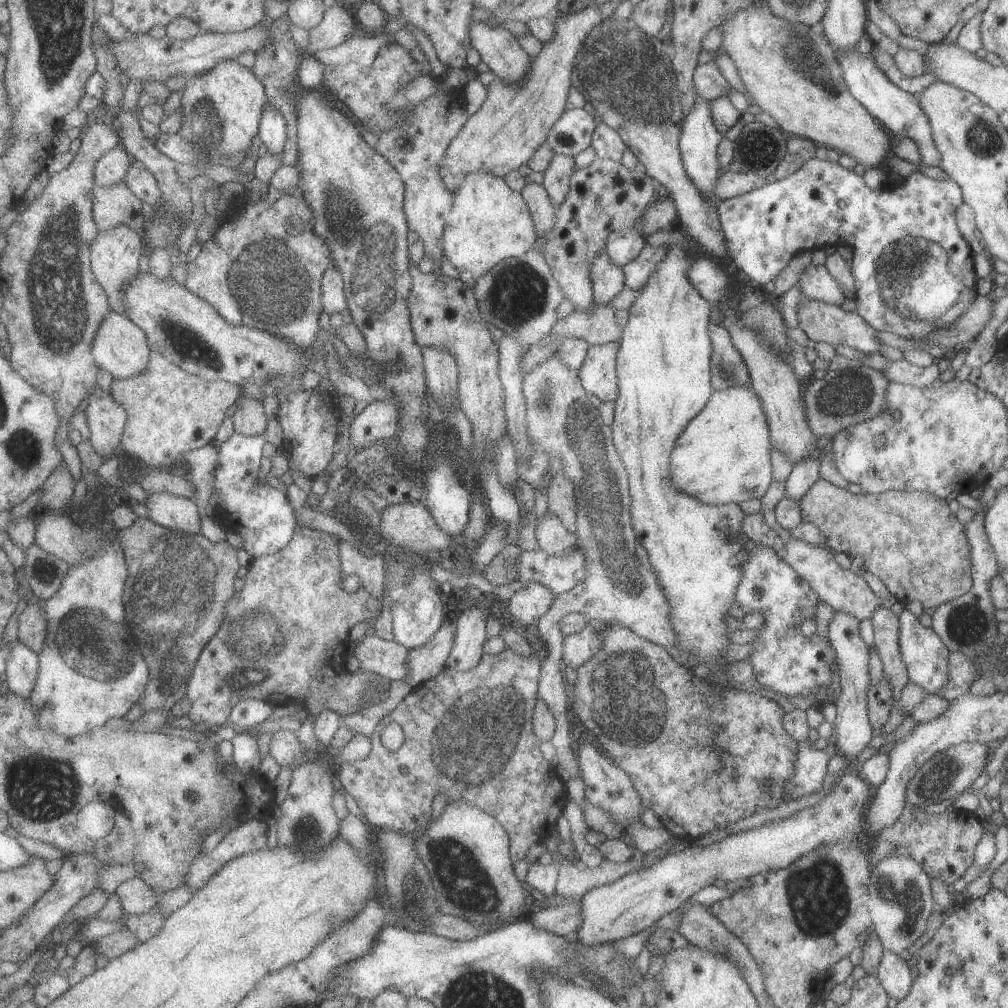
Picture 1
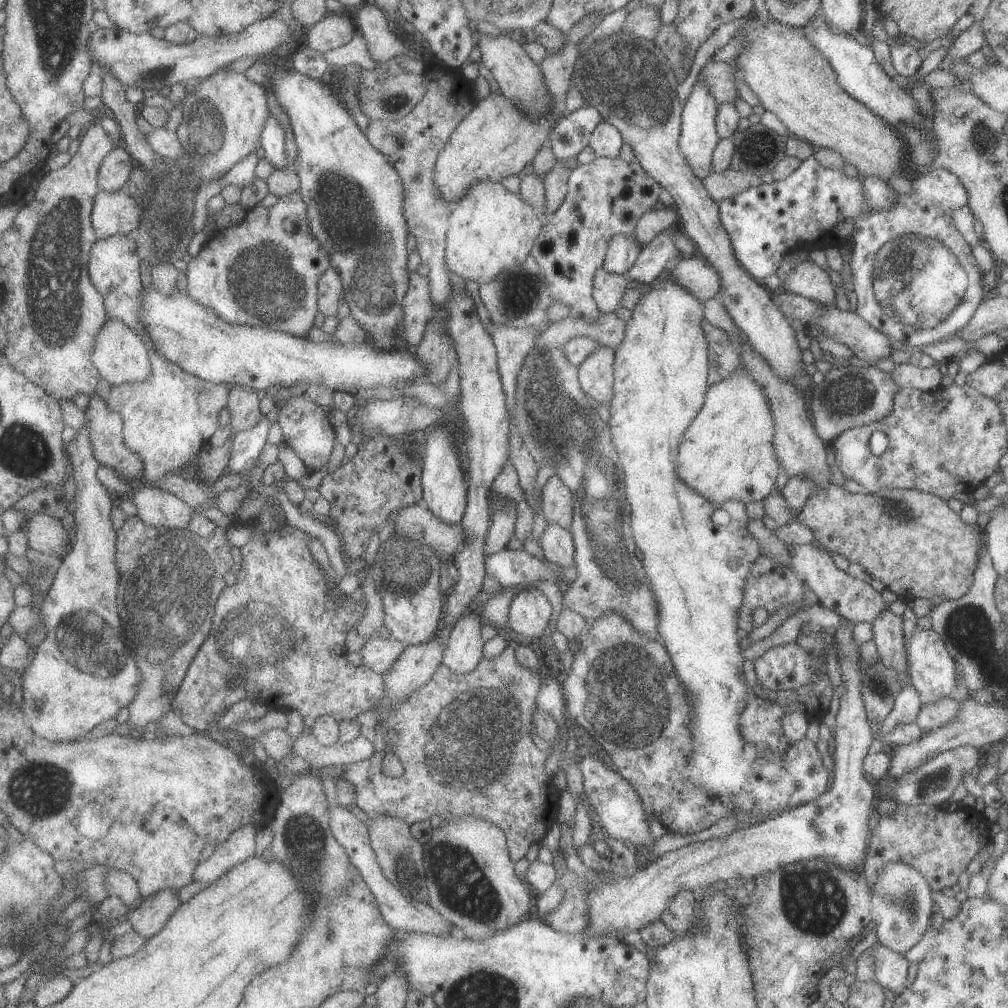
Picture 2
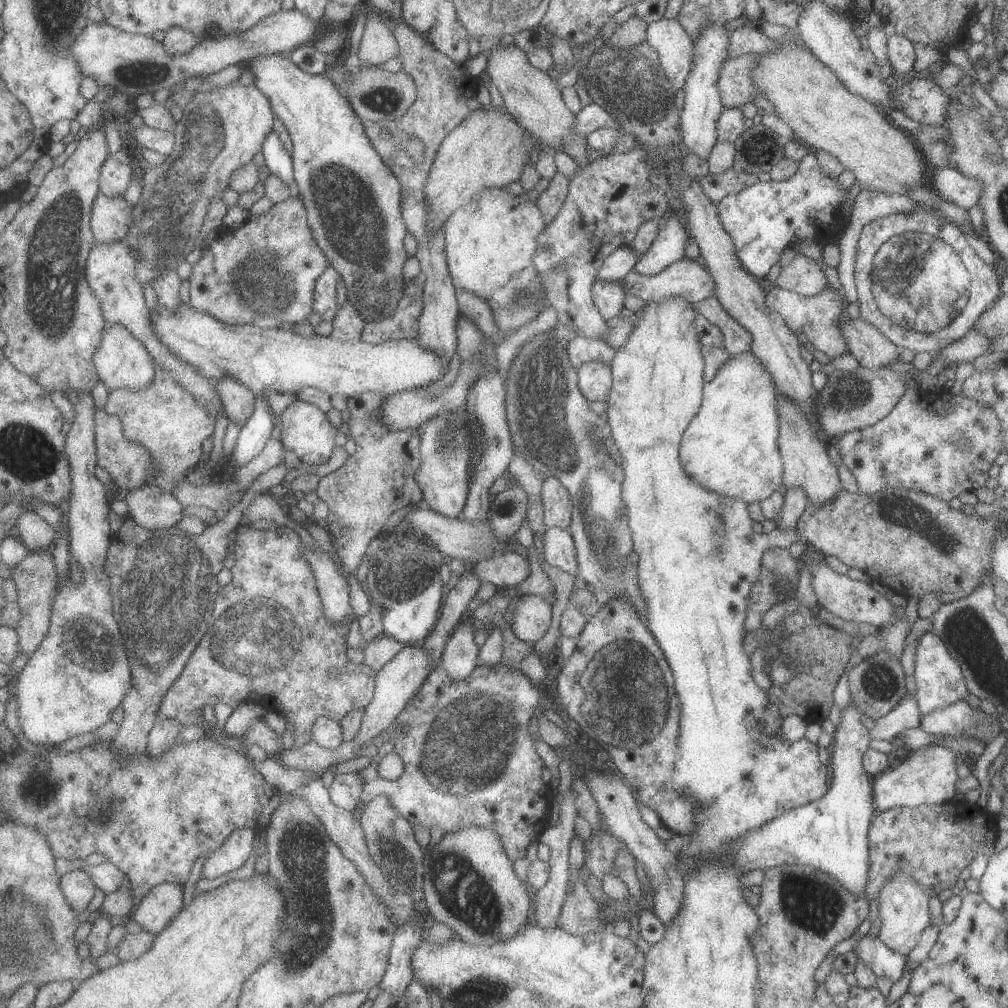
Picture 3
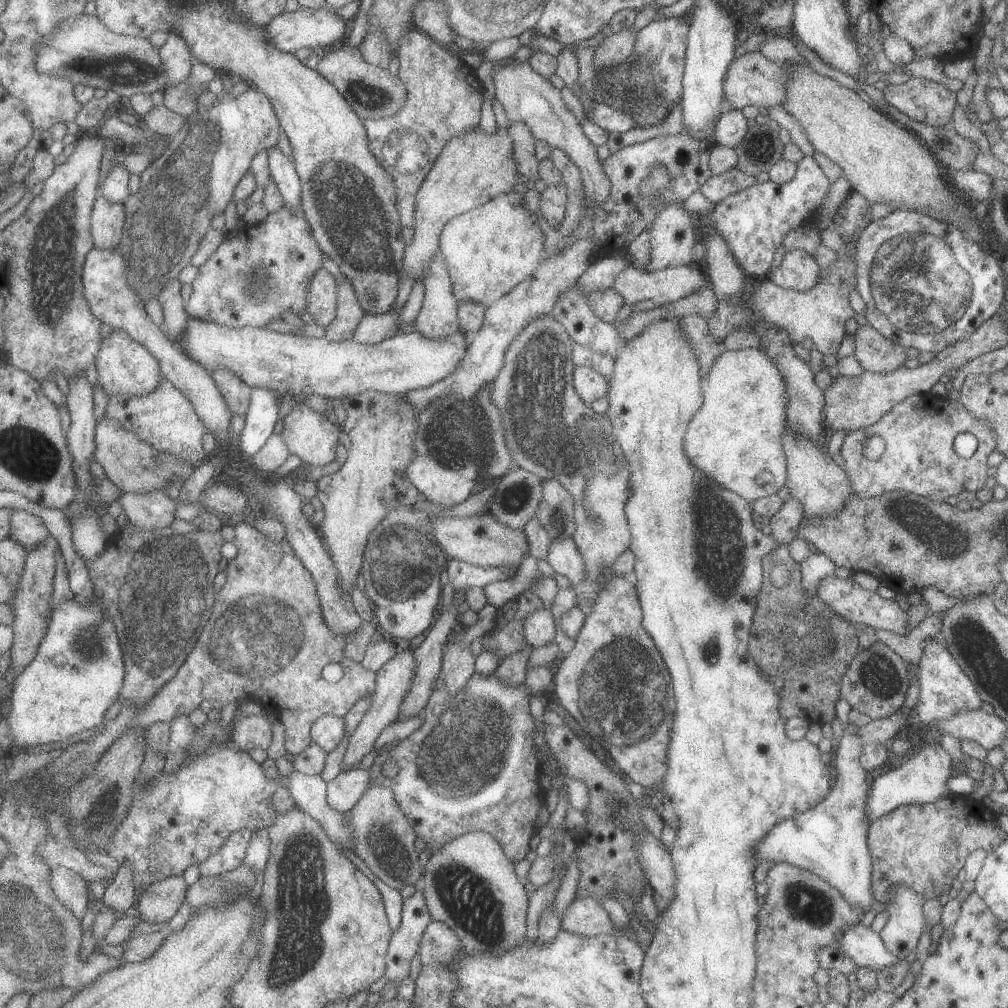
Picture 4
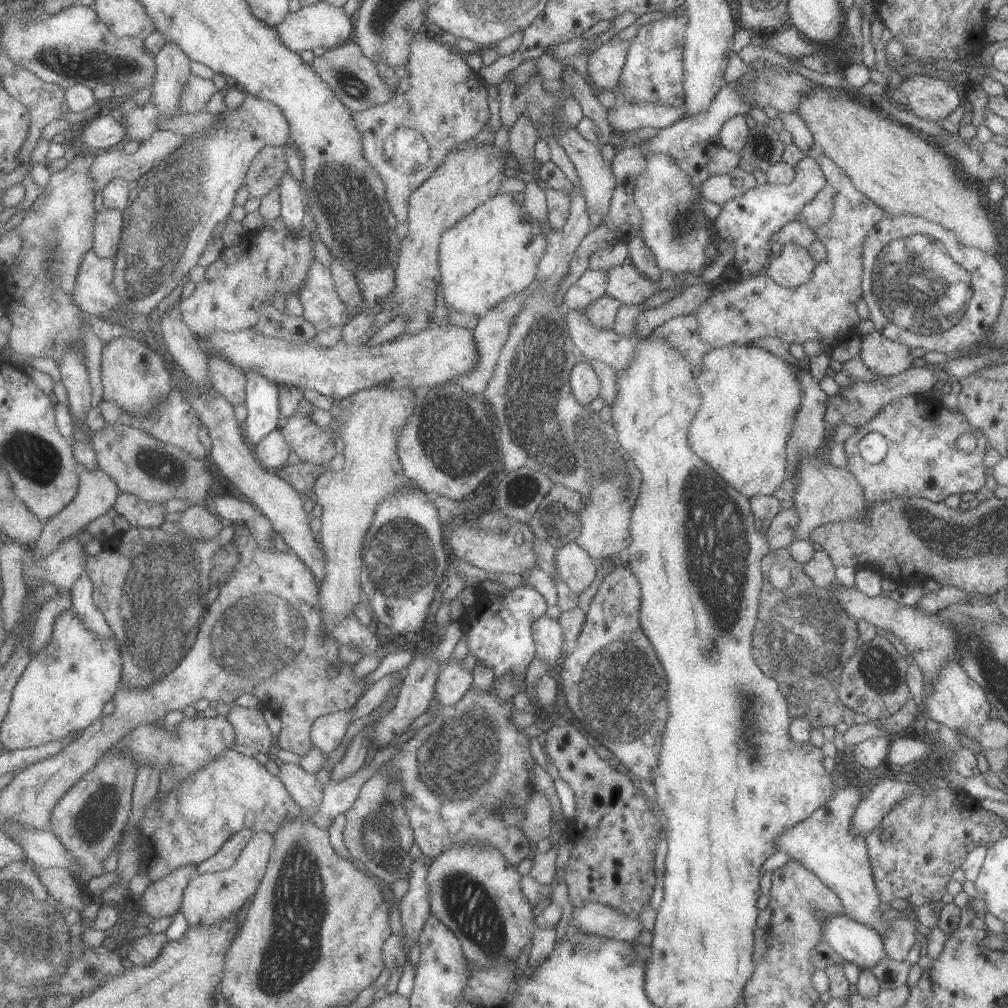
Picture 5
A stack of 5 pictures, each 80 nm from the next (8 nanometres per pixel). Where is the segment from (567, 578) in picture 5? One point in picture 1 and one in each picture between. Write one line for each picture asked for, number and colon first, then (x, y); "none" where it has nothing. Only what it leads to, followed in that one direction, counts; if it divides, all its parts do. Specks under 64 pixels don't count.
1: (552, 537)
2: (556, 543)
3: (558, 547)
4: (562, 555)

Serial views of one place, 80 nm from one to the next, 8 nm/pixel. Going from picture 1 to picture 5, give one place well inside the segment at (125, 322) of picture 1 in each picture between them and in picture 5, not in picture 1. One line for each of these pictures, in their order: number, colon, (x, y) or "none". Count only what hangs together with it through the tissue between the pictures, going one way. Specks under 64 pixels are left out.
2: (122, 355)
3: (122, 360)
4: (126, 366)
5: (134, 374)

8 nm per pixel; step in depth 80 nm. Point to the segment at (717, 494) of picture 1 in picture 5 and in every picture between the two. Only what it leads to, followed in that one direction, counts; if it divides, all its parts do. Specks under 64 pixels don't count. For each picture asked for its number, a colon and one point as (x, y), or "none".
2: (726, 453)
3: (729, 448)
4: (734, 437)
5: (749, 399)

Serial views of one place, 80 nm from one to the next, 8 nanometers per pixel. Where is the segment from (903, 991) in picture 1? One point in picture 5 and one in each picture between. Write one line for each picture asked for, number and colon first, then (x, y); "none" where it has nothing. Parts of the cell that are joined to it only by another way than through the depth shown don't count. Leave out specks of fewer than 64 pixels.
2: (890, 969)
3: (885, 964)
4: (864, 946)
5: (862, 945)

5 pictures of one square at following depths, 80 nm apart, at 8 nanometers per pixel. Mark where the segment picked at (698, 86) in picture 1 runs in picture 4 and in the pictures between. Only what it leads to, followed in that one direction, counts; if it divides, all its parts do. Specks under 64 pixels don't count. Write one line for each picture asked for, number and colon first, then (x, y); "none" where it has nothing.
2: (718, 77)
3: (734, 85)
4: (751, 79)

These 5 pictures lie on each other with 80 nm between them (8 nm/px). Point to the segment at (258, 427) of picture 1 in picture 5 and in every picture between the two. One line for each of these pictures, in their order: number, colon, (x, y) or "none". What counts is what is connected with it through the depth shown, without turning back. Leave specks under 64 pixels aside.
2: (245, 407)
3: (239, 400)
4: (236, 391)
5: (230, 381)

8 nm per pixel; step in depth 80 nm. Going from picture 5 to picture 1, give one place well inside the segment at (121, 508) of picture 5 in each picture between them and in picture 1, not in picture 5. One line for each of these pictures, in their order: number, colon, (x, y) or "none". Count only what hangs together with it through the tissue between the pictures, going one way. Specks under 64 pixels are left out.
1: (179, 513)
2: (157, 507)
3: (152, 507)
4: (149, 511)

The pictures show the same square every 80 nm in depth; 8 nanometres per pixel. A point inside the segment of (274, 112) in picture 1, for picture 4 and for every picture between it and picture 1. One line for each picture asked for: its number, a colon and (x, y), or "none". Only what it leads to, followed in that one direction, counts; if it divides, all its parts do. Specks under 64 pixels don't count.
2: (273, 138)
3: (279, 161)
4: (283, 168)

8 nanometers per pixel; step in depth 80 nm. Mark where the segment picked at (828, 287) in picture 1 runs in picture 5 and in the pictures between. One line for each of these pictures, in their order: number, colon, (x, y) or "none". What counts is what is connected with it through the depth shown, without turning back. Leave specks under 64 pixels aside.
2: (808, 280)
3: (802, 275)
4: (798, 271)
5: (793, 267)

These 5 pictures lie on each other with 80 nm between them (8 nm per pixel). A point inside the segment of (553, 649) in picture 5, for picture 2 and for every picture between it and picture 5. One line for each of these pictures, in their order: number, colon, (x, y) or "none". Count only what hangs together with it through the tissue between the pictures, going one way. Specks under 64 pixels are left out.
2: (528, 614)
3: (531, 615)
4: (538, 626)

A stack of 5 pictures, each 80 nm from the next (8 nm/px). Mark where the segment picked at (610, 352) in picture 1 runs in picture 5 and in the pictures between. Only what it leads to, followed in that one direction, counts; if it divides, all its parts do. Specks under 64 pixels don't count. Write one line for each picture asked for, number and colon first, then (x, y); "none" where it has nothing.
2: (595, 374)
3: (594, 378)
4: (589, 384)
5: (584, 383)

